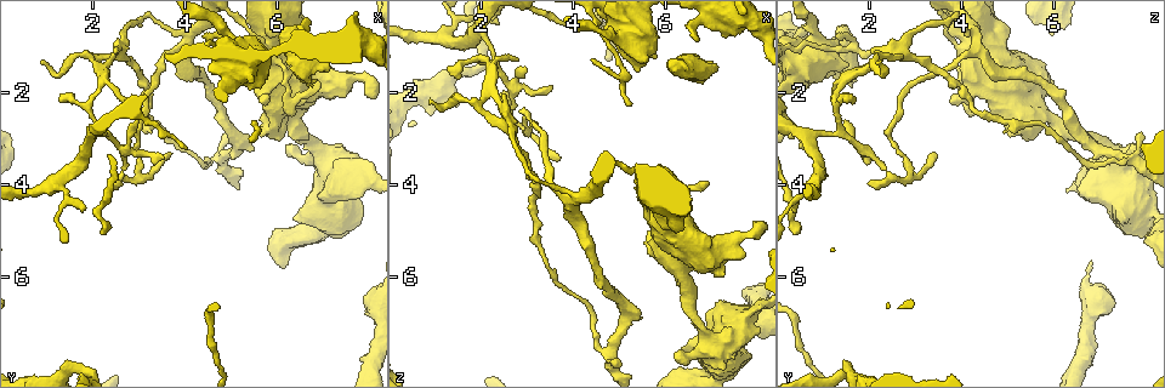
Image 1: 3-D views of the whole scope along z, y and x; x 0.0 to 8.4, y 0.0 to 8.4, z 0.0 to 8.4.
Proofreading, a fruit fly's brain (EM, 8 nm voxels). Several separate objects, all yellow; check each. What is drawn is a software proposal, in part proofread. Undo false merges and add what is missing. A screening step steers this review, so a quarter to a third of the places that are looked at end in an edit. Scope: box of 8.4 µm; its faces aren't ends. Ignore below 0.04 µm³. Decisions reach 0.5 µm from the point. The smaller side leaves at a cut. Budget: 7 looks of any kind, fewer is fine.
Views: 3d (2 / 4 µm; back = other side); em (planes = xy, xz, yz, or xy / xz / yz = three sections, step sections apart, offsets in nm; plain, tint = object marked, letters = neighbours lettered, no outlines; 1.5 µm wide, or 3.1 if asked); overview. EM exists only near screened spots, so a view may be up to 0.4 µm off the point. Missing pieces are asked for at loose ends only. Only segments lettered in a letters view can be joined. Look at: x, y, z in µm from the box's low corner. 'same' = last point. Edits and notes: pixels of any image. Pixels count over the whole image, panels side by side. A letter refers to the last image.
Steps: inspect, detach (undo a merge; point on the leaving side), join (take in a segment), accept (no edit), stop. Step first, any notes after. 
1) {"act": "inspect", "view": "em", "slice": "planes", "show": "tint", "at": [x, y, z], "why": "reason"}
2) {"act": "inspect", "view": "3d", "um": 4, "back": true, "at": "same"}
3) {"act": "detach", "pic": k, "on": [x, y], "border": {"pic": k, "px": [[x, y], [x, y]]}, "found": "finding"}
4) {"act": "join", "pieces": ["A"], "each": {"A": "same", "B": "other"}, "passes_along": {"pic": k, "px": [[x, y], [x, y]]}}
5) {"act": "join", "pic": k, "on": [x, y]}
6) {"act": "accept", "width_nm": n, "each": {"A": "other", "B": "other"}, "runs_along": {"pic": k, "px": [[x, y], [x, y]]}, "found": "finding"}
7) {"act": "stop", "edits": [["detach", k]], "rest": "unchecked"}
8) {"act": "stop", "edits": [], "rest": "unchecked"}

{"act": "inspect", "view": "3d", "um": 4, "at": [4.10, 0.75, 4.30], "why": "small branch off a trunk"}

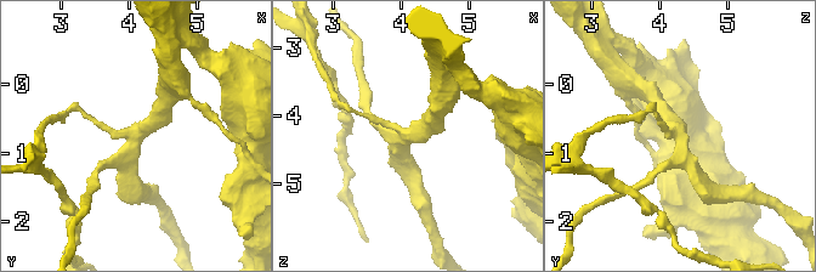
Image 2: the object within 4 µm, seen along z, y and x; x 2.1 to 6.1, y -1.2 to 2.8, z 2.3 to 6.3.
{"act": "inspect", "view": "em", "slice": "planes", "show": "tint", "at": [4.15, 0.70, 4.30], "arms": 4, "why": "now the EM"}

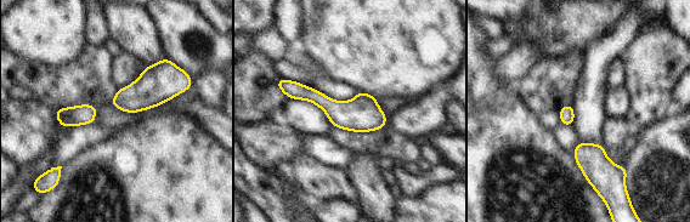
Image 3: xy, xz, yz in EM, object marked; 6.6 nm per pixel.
{"act": "inspect", "view": "em", "slice": "planes", "show": "letters", "at": "same"}

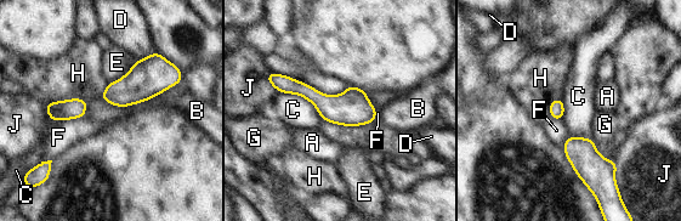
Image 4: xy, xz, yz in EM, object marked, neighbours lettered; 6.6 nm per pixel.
{"act": "accept", "width_nm": 140, "longest_contact_nm": ["C", 360], "each": {"A": "other", "B": "other", "C": "other", "D": "other", "E": "other", "F": "other", "G": "other", "H": "other", "J": "other"}, "found": "continuous, no second cell"}

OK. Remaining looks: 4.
{"act": "inspect", "view": "em", "slice": "planes", "show": "tint", "at": [2.45, 3.00, 1.65], "why": "touches itself"}

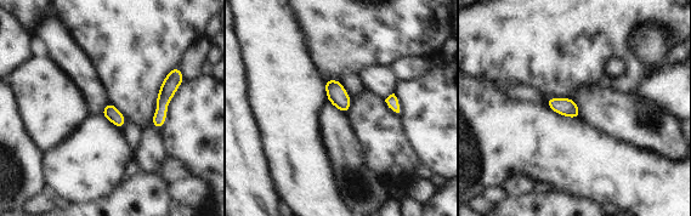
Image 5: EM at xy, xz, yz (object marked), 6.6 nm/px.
{"act": "inspect", "view": "em", "slice": "planes", "show": "letters", "at": "same", "why": "see the neighbours"}

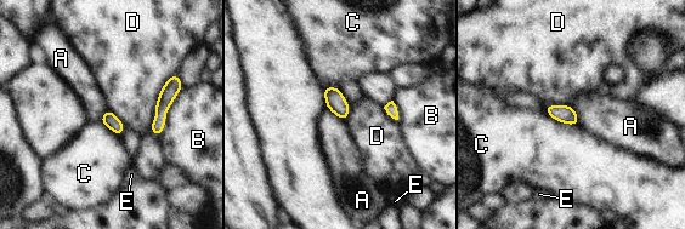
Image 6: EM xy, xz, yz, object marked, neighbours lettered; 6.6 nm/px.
{"act": "accept", "each": {"A": "other", "B": "other", "C": "other", "D": "other", "E": "other"}, "border": {"pic": 6, "px": [[572, 106], [579, 125]]}, "found": "all the same cell"}

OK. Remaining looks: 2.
{"act": "inspect", "view": "em", "slice": "planes", "show": "tint", "at": [7.35, 1.80, 5.35], "why": "sudden change in width"}

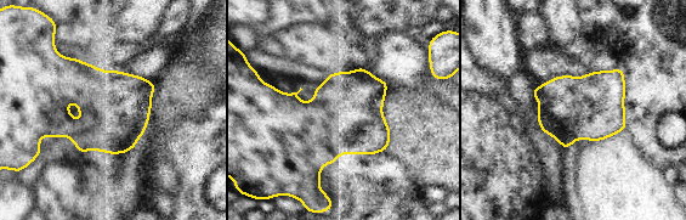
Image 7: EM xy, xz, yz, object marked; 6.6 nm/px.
{"act": "inspect", "view": "em", "slice": "planes", "show": "letters", "at": "same", "why": "what lies round it"}

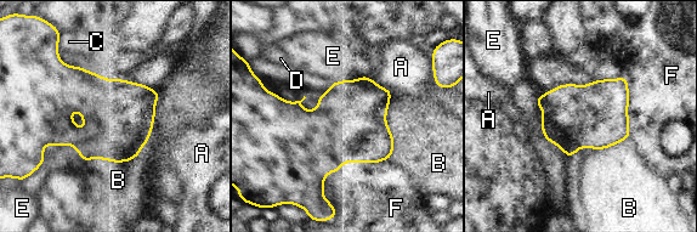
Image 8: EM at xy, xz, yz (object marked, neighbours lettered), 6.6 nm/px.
{"act": "accept", "width_nm": 420, "each": {"A": "other", "B": "other", "C": "other", "D": "other", "E": "other", "F": "other"}, "border": {"pic": 8, "px": [[628, 139], [568, 158]]}, "found": "continuous, no second cell"}

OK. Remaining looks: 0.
{"act": "stop", "edits": [], "rest": "unchecked"}

